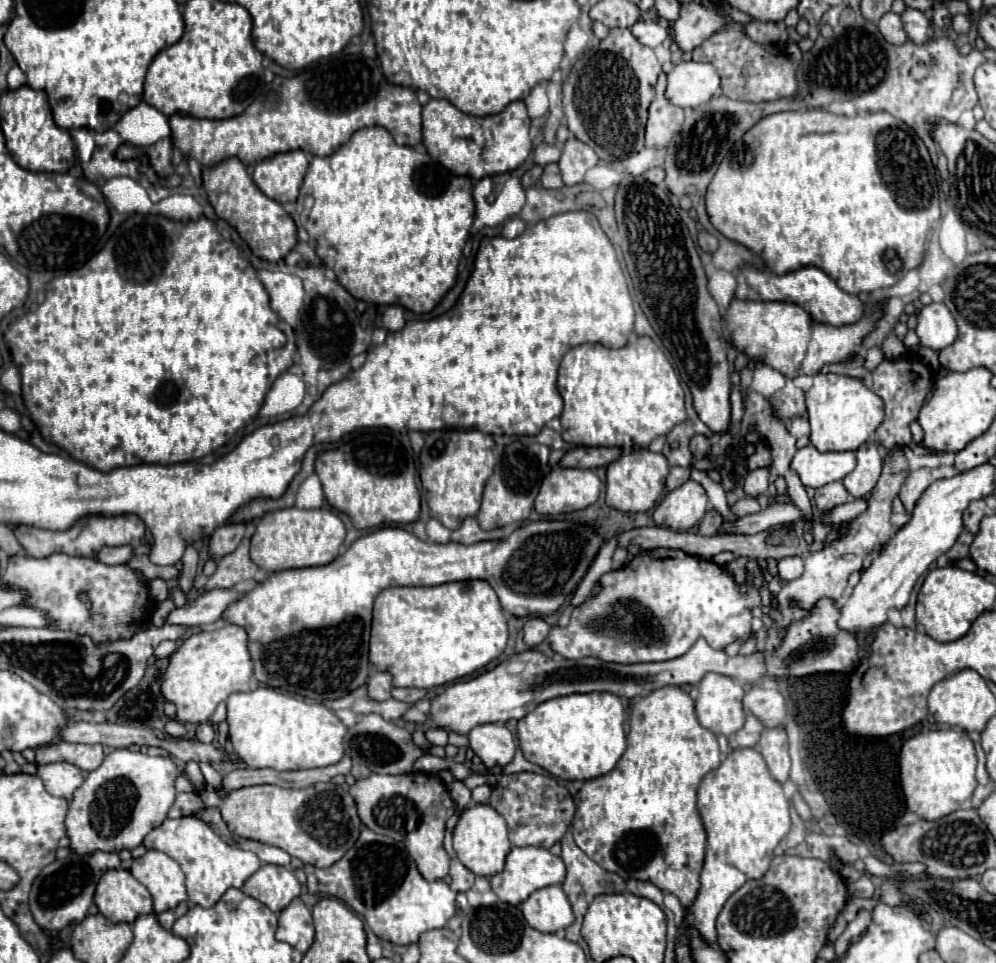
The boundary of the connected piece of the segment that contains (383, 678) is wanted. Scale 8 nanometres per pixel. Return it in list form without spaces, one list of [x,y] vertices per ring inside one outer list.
[[[377,672],[375,676],[371,676],[367,680],[367,690],[369,690],[369,698],[373,700],[387,700],[391,698],[391,674],[389,672]]]

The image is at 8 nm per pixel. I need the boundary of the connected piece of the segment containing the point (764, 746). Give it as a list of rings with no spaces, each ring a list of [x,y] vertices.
[[[781,726],[763,728],[761,738],[759,738],[759,750],[761,750],[773,778],[783,784],[789,778],[789,768],[791,768],[785,728],[781,728]]]

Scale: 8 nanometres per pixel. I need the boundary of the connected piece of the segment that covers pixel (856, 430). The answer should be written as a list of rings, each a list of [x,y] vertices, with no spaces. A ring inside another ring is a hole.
[[[815,374],[813,386],[805,394],[807,414],[811,422],[811,444],[819,452],[857,450],[871,440],[877,426],[883,422],[883,400],[859,378],[843,374]]]

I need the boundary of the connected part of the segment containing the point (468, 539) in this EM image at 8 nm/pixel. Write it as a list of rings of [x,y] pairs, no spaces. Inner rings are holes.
[[[465,518],[461,528],[453,530],[451,540],[459,544],[477,544],[483,540],[499,540],[505,536],[505,528],[495,528],[495,530],[481,530],[475,518]]]

